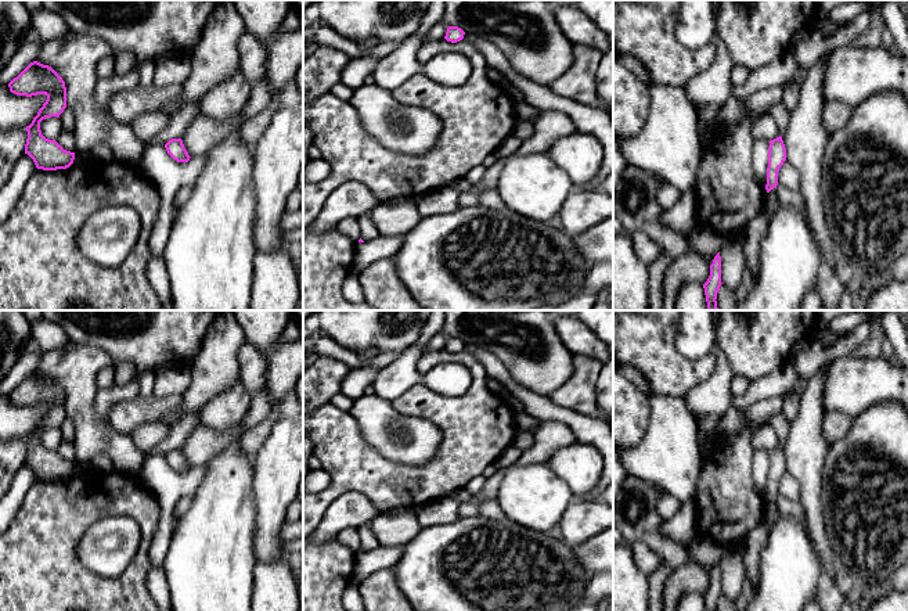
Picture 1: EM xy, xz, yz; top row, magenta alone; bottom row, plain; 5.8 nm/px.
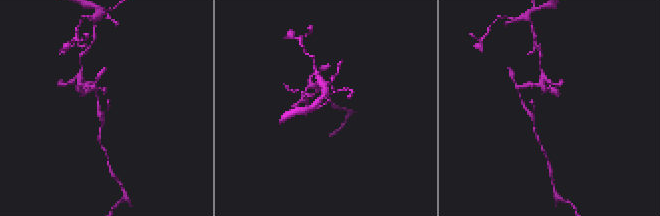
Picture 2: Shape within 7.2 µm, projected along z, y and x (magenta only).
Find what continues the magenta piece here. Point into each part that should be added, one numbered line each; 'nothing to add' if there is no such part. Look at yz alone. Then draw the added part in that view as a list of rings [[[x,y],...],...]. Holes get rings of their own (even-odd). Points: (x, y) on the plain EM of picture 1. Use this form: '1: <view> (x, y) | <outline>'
1: yz (756, 541) | [[[774,497],[767,504],[767,511],[764,513],[761,522],[749,532],[742,546],[743,568],[753,590],[759,587],[761,550],[765,547],[771,528],[775,525],[779,515]]]

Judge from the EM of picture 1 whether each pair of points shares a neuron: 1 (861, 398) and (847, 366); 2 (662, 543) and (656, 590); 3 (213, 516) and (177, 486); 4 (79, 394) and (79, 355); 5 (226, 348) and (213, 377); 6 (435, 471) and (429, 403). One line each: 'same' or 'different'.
1: same
2: same
3: different
4: same
5: same
6: same

